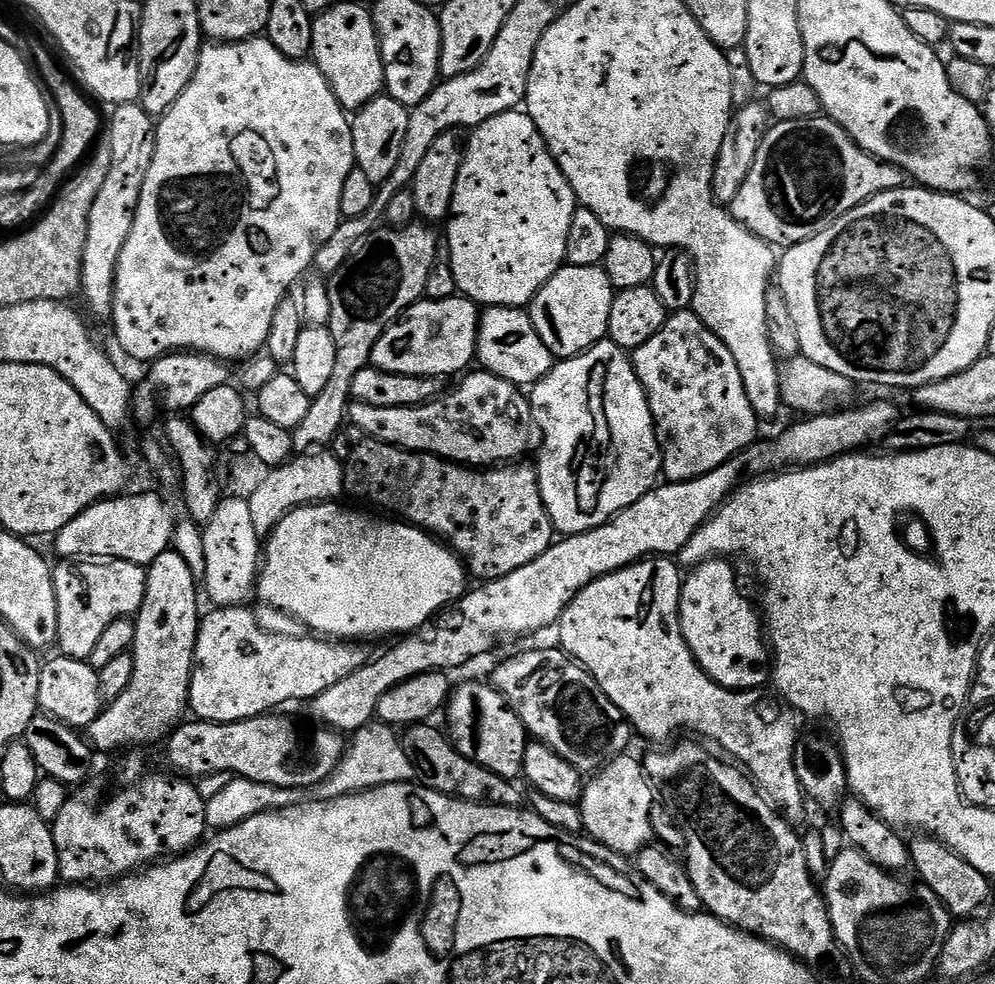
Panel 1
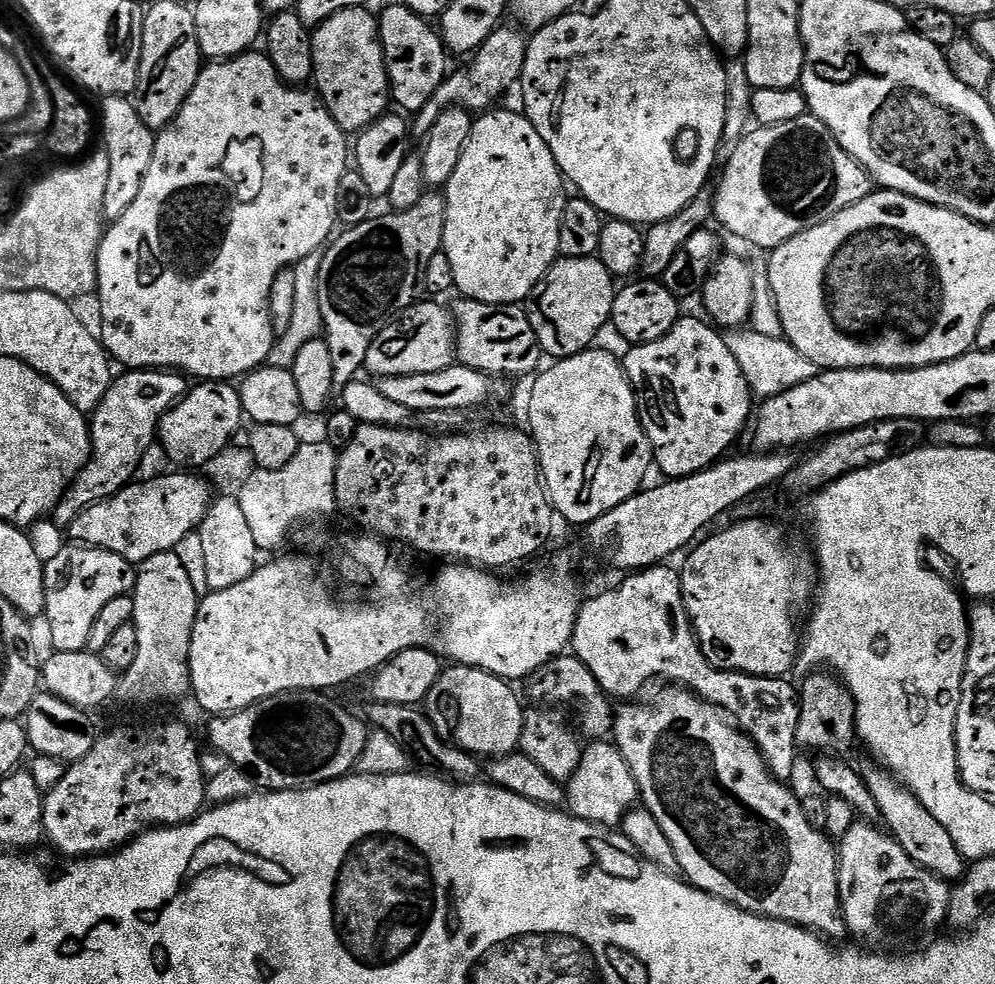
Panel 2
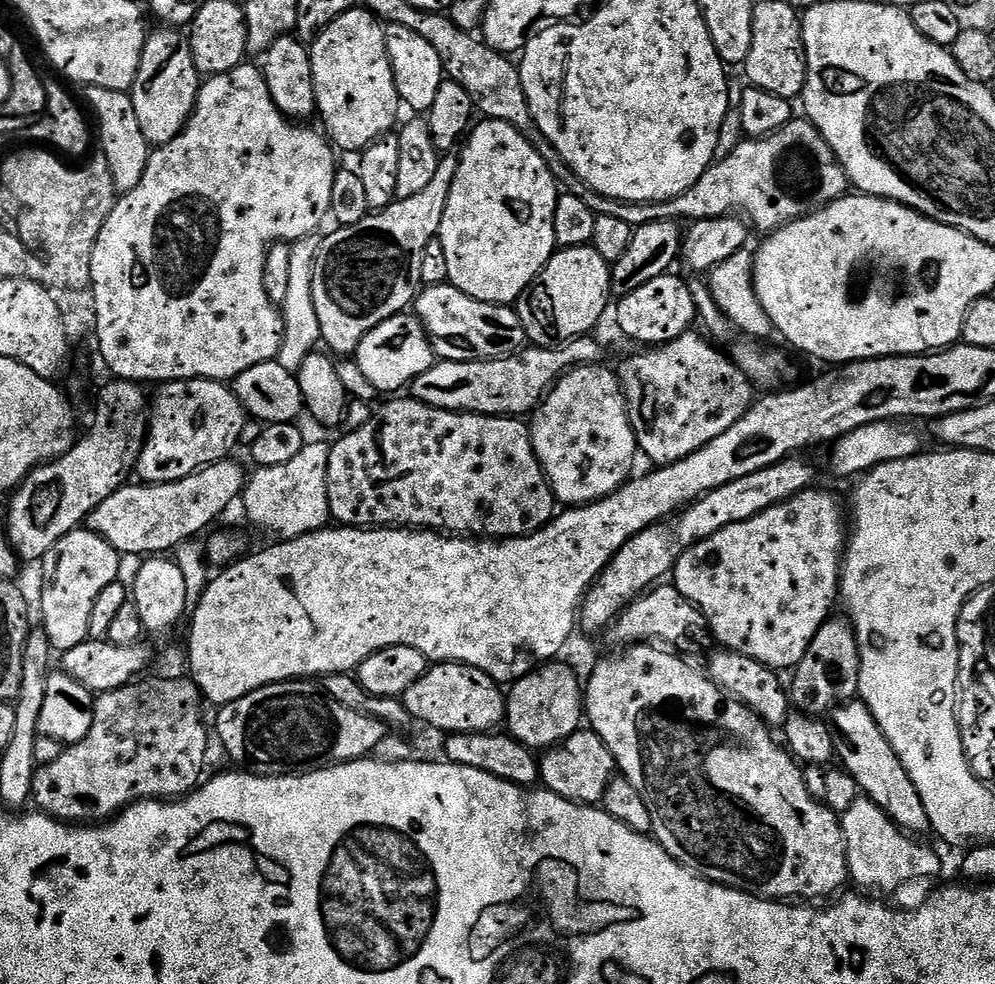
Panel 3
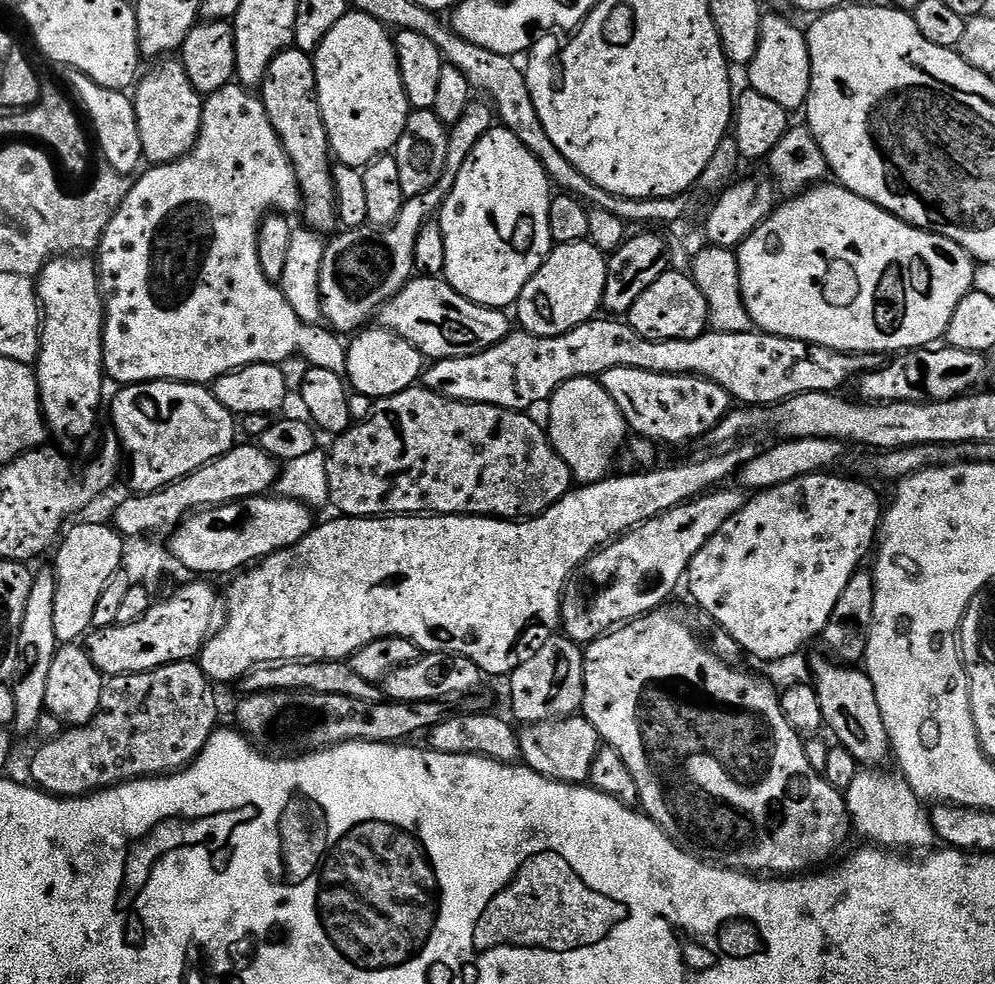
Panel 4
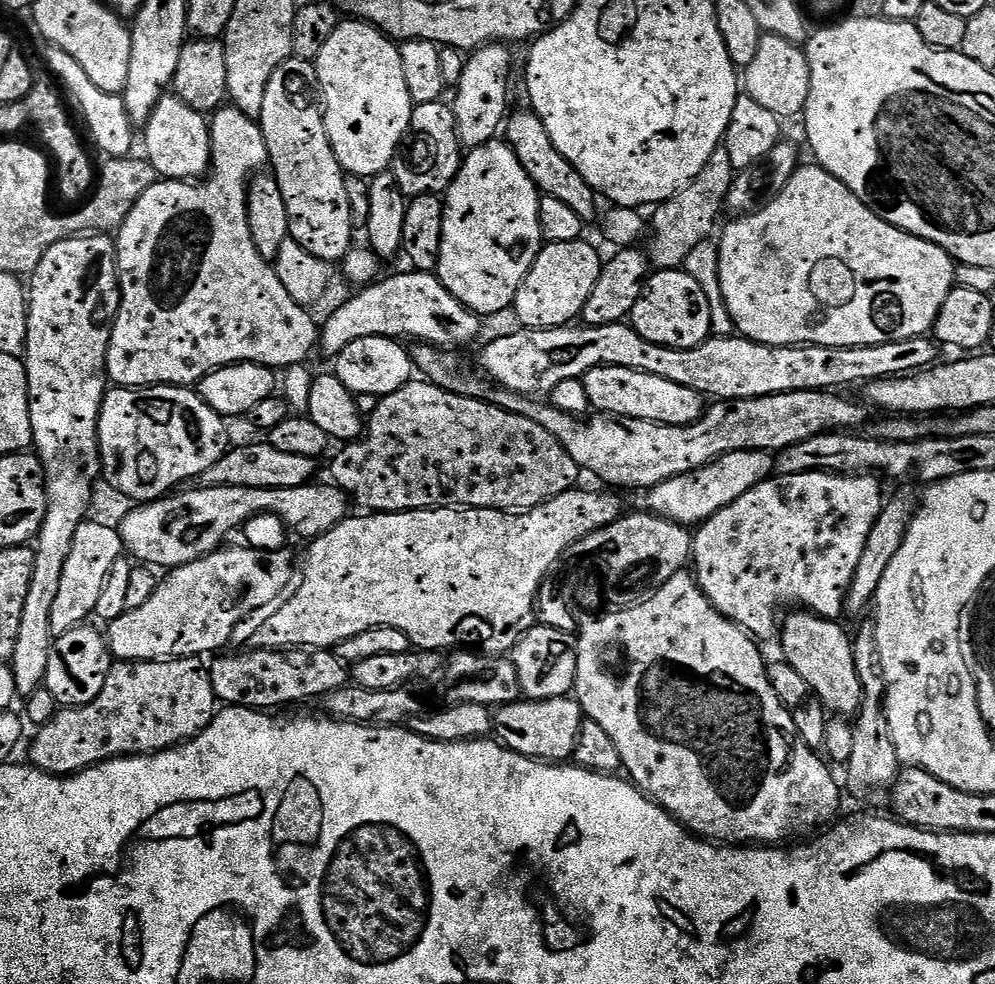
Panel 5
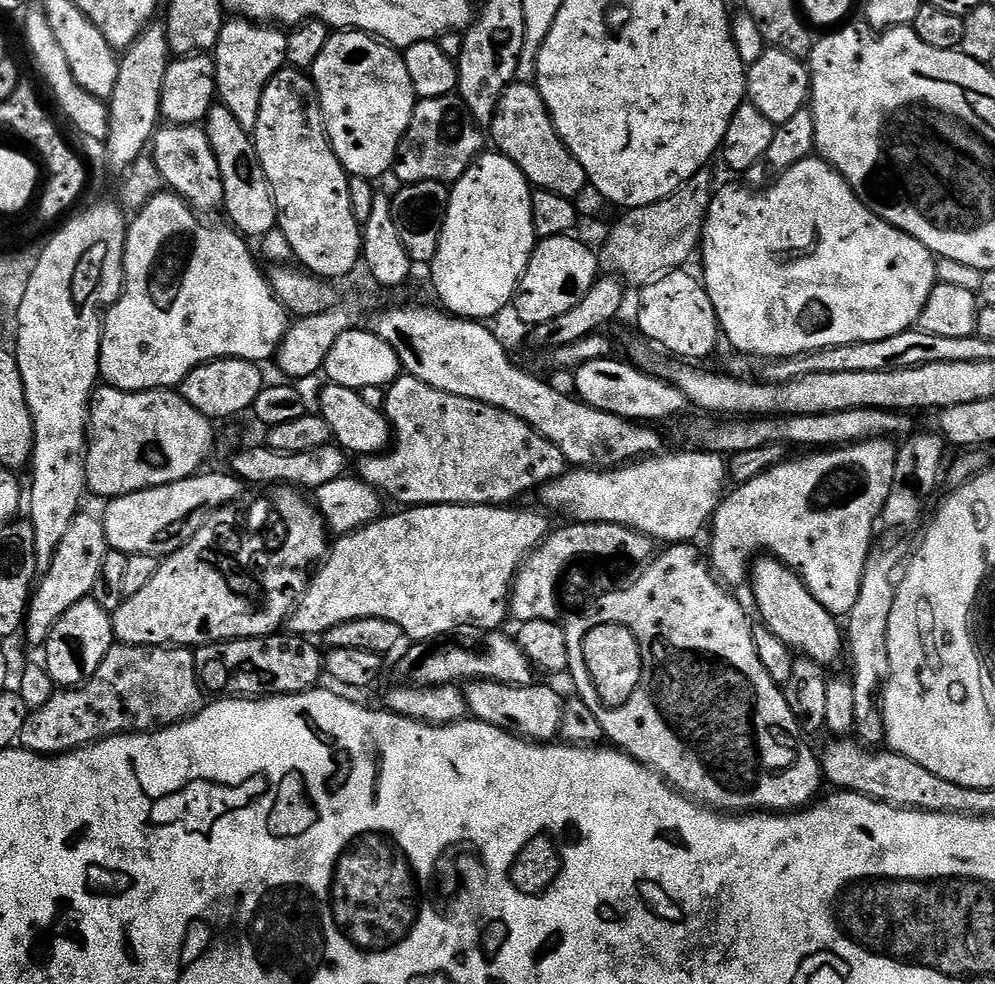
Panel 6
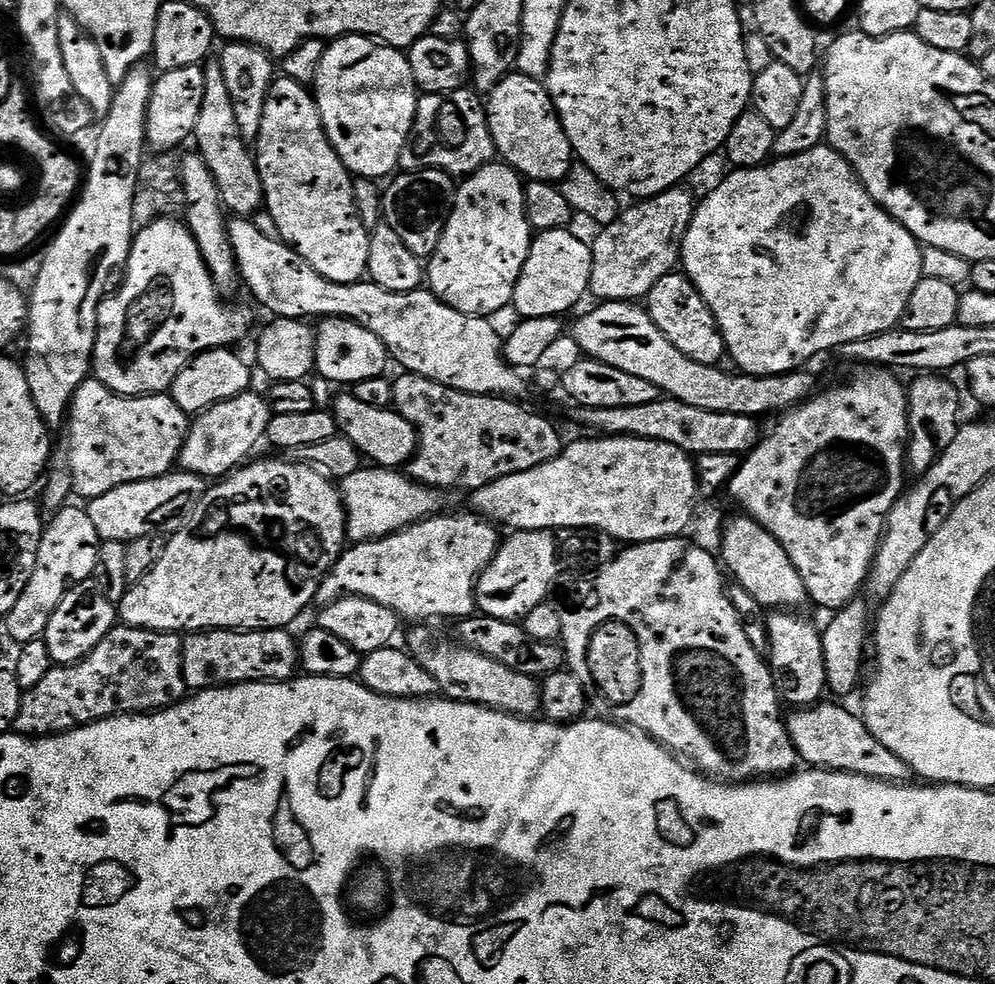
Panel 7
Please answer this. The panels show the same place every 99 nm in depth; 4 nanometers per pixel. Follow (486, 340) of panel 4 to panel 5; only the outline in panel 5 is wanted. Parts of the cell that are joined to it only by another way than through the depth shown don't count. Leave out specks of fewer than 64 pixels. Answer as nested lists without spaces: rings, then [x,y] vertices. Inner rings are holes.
[[[407,271],[397,276],[385,275],[353,294],[319,329],[319,351],[335,358],[350,346],[350,342],[371,336],[409,336],[409,341],[432,344],[445,350],[461,350],[474,343],[480,332],[481,317],[462,306],[462,302],[442,286],[439,276],[431,272]]]

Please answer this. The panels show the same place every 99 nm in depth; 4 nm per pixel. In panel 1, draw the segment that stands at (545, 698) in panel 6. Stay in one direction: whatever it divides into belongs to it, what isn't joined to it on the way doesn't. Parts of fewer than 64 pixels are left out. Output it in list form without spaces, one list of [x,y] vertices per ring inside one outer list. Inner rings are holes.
[[[632,754],[615,756],[584,785],[584,793],[578,805],[582,814],[584,832],[591,839],[605,844],[610,850],[620,853],[621,856],[631,857],[640,849],[649,847],[651,840],[648,839],[652,836],[652,800],[654,804],[654,789],[651,782],[648,781],[648,775],[644,773],[643,763],[639,759],[635,760]]]

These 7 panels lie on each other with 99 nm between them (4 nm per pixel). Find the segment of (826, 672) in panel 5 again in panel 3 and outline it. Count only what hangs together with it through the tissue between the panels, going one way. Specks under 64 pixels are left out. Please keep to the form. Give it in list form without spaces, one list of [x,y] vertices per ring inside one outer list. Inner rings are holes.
[[[849,702],[836,708],[830,714],[830,727],[836,738],[836,754],[843,771],[849,772],[857,780],[859,791],[867,799],[872,800],[889,816],[897,826],[909,834],[929,831],[926,806],[922,806],[922,798],[910,782],[910,774],[902,766],[898,754],[894,754],[894,746],[882,734],[874,714],[863,702]]]

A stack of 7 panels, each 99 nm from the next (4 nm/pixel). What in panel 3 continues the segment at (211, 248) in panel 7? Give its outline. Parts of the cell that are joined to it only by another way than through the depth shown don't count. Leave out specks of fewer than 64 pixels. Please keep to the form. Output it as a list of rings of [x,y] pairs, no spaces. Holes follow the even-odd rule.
[[[172,26],[157,29],[157,32],[147,33],[138,74],[130,89],[134,114],[138,114],[138,127],[150,146],[174,142],[174,138],[182,134],[192,117],[202,83],[200,71],[194,66],[194,54],[187,35]]]

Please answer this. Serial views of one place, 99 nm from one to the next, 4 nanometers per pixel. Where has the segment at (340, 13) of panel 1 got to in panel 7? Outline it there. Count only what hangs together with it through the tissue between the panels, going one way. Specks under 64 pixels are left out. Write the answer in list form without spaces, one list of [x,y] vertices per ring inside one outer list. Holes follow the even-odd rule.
[[[341,36],[331,41],[322,54],[322,66],[318,66],[314,95],[328,141],[353,177],[380,182],[400,168],[400,155],[416,117],[418,99],[416,79],[401,49],[381,44],[370,36]]]

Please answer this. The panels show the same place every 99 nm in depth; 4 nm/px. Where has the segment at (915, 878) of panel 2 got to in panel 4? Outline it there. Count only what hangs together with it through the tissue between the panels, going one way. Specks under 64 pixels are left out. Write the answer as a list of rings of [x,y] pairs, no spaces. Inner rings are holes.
[[[860,770],[847,788],[846,799],[851,827],[855,831],[857,828],[868,839],[865,841],[885,850],[931,849],[937,839],[929,809],[920,797],[914,794],[903,775],[887,776],[886,773],[878,771],[882,770]]]

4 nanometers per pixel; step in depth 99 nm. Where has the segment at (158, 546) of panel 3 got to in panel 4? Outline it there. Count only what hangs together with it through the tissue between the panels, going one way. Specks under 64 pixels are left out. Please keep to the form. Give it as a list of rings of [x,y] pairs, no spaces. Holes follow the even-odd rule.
[[[246,442],[237,443],[226,454],[222,454],[217,460],[212,460],[206,466],[202,466],[198,471],[190,473],[189,476],[183,476],[173,484],[167,484],[159,492],[145,492],[143,494],[129,495],[129,500],[124,500],[116,508],[116,520],[114,527],[123,537],[143,536],[151,537],[151,532],[171,533],[183,520],[188,519],[189,515],[197,510],[205,508],[216,508],[220,504],[229,504],[235,500],[245,500],[251,496],[263,496],[271,493],[275,489],[276,482],[281,474],[281,465],[273,456],[263,452],[255,443]]]

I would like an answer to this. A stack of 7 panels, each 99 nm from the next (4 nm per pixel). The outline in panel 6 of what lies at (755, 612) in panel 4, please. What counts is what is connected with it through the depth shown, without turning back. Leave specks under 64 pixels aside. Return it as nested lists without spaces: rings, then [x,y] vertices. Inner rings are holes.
[[[891,439],[864,440],[860,444],[812,450],[807,453],[809,456],[800,456],[797,460],[789,458],[758,474],[758,478],[733,487],[710,521],[713,573],[729,589],[737,590],[749,583],[750,569],[757,557],[761,554],[774,556],[803,578],[810,594],[822,602],[827,612],[837,618],[847,617],[858,599],[858,590],[862,590],[862,574],[874,548],[872,531],[877,531],[880,512],[886,506],[886,498],[890,498],[897,451],[897,445]]]

